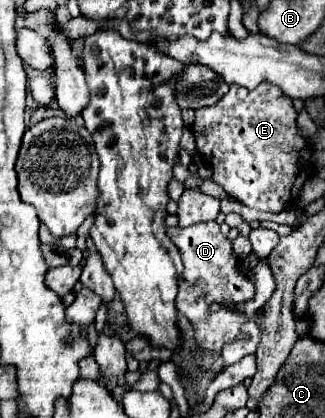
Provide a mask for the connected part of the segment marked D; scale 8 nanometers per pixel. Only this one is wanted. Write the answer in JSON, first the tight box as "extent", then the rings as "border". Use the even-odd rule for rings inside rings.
{"extent":[167,222,255,354],"border":[[[203,222],[187,228],[167,228],[167,234],[181,250],[185,264],[175,306],[179,314],[189,318],[195,330],[197,346],[205,354],[219,354],[227,342],[233,342],[241,336],[241,328],[247,322],[247,316],[239,312],[237,306],[255,298],[255,284],[247,278],[241,260],[235,256],[229,238],[221,234],[217,222]],[[209,302],[219,302],[221,308],[211,312]]]}

